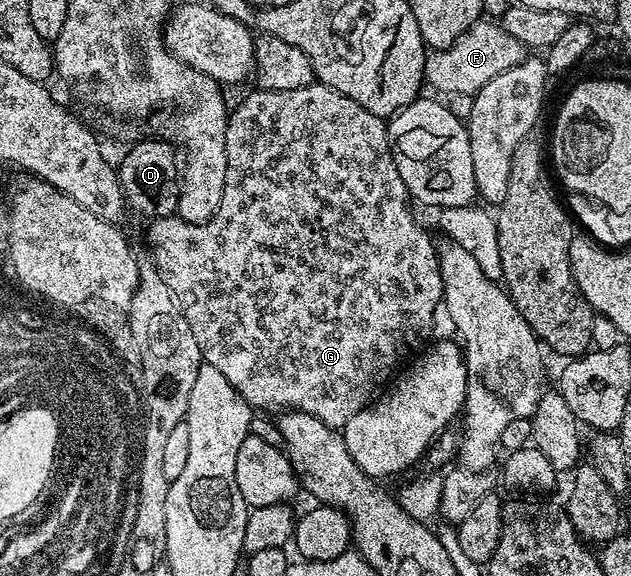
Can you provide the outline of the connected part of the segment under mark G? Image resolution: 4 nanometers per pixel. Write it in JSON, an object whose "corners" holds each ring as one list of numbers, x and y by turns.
{"corners":[[314,82,314,83,311,83,311,84,308,84,308,85,307,85,307,86,303,86,303,87,302,87,302,88,300,88,300,89,299,89,299,90,267,90,267,89,266,89,266,88,261,88,261,89,260,89,260,90,256,90,256,91,257,91,257,92,253,92,253,93,251,93,251,94,250,94,250,96,245,96,245,97,243,97,243,98,242,98,242,100,241,100,241,101,239,101,239,102,238,102,238,104,237,104,237,109,235,109,235,110,234,110,234,109,232,109,232,111,230,111,230,112,229,112,229,125,228,125,228,126,227,126,227,127,225,127,225,149,226,149,226,150,227,150,227,178,226,178,226,179,225,179,225,185,224,185,224,186,223,186,223,198,222,198,222,199,221,199,221,201,220,201,220,202,219,202,219,210,215,210,215,214,214,214,214,215,213,215,213,216,212,216,212,218,211,218,211,219,209,219,209,221,208,221,208,222,207,222,207,223,206,223,206,224,192,224,192,223,191,223,191,222,187,222,187,221,186,221,186,220,182,220,182,219,178,219,178,220,177,220,177,221,176,221,176,223,177,223,177,233,175,233,175,234,174,234,174,236,173,236,173,240,174,240,174,242,175,242,175,243,177,243,177,244,189,244,189,252,180,252,180,250,179,250,179,249,177,249,177,248,169,248,169,247,171,247,171,246,172,246,172,244,173,244,173,240,172,240,172,238,171,238,171,237,169,237,169,232,168,232,168,228,169,228,169,227,171,227,171,226,172,226,172,224,173,224,173,222,175,222,175,220,174,220,174,217,173,217,173,216,159,216,159,217,156,217,156,219,154,219,154,220,153,220,153,221,152,221,152,223,150,223,150,224,153,224,153,225,151,225,151,226,150,226,150,228,149,228,149,252,150,252,150,253,149,253,149,252,148,252,148,255,149,255,149,256,150,256,150,257,151,257,151,259,152,259,152,261,153,261,153,265,154,265,154,266,156,266,156,267,157,267,157,269,158,269,158,270,159,270,159,274,163,274,163,282,167,282,167,286,171,286,171,294,175,294,175,298,176,298,176,299,177,299,177,305,178,305,178,306,180,306,180,307,181,307,181,308,184,308,184,309,188,309,188,308,189,308,189,307,190,307,190,305,189,305,189,304,201,304,201,312,192,312,192,310,189,310,189,311,186,311,186,313,185,313,185,317,186,317,186,318,187,318,187,326,191,326,191,334,195,334,195,342,199,342,199,350,200,350,200,351,201,351,201,359,202,359,202,361,204,361,204,363,207,363,207,364,210,364,210,365,211,365,211,366,215,366,215,370,219,370,219,374,223,374,223,378,227,378,227,382,228,382,228,383,229,383,229,385,230,385,230,386,232,386,232,387,233,387,233,388,234,388,234,389,235,389,235,390,236,390,236,391,237,391,237,393,238,393,238,394,240,394,240,396,242,396,242,398,243,398,243,399,244,399,244,400,246,400,246,402,248,402,248,404,249,404,249,407,250,407,250,408,252,408,252,409,254,409,254,410,264,410,264,411,265,411,265,412,266,412,266,413,269,413,269,414,277,414,277,413,280,413,280,412,281,412,281,411,282,411,282,410,292,410,292,411,294,411,294,412,302,412,302,413,303,413,303,414,309,414,309,415,311,415,311,416,314,416,314,417,315,417,315,418,317,418,317,419,318,419,318,420,319,420,319,422,323,422,323,423,324,423,324,424,325,424,325,425,326,425,326,426,327,426,327,427,328,427,328,428,335,428,335,429,338,429,338,430,341,430,341,429,344,429,344,426,345,426,345,424,346,424,346,423,347,423,347,422,351,422,351,418,355,418,355,414,359,414,359,410,363,410,363,409,364,409,364,408,368,408,368,407,369,407,369,405,370,405,370,404,372,404,372,403,373,403,373,401,374,401,374,399,375,399,375,397,376,397,376,396,377,396,377,395,378,395,378,393,380,393,380,392,377,392,377,391,379,391,379,390,380,390,380,388,381,388,381,387,383,387,383,388,382,388,382,389,384,389,384,388,385,388,385,387,386,387,386,385,388,385,388,384,389,384,389,383,390,383,390,380,391,380,391,377,392,377,392,376,393,376,393,375,394,375,394,373,396,373,396,372,397,372,397,371,398,371,398,368,397,368,397,364,401,364,401,363,402,363,402,364,401,364,401,365,404,365,404,364,405,364,405,363,406,363,406,361,408,361,408,360,409,360,409,359,410,359,410,358,413,358,413,357,416,357,416,356,417,356,417,355,418,355,418,353,420,353,420,352,421,352,421,351,422,351,422,349,424,349,424,348,425,348,425,347,426,347,426,344,427,344,427,341,428,341,428,340,429,340,429,339,430,339,430,337,429,337,429,338,428,338,428,336,429,336,429,335,431,335,431,334,432,334,432,332,433,332,433,319,435,319,435,318,436,318,436,316,437,316,437,308,438,308,438,312,439,312,439,309,440,309,440,308,441,308,441,307,442,307,442,304,443,304,443,293,444,293,444,291,445,291,445,287,444,287,444,286,443,286,443,282,442,282,442,281,441,281,441,271,440,271,440,270,439,270,439,262,438,262,438,261,437,261,437,244,436,244,436,243,435,243,435,240,432,240,432,238,431,238,431,237,429,237,429,236,428,236,428,234,427,234,427,233,425,233,425,228,424,228,424,226,423,226,423,225,421,225,421,224,420,224,420,222,419,222,419,221,417,221,417,220,416,220,416,218,415,218,415,217,413,217,413,212,412,212,412,210,411,210,411,209,409,209,409,204,410,204,410,205,411,205,411,197,410,197,410,194,409,194,409,191,407,191,407,190,406,190,406,188,405,188,405,183,404,183,404,182,403,182,403,178,399,178,399,170,398,170,398,169,397,169,397,167,396,167,396,166,395,166,395,158,394,158,394,157,393,157,393,151,392,151,392,150,391,150,391,146,390,146,390,145,389,145,389,130,388,130,388,127,387,127,387,124,386,124,386,121,385,121,385,120,384,120,384,119,382,119,382,117,380,117,380,116,376,116,376,115,375,115,375,114,371,114,371,110,363,110,363,106,359,106,359,102,351,102,351,98,347,98,347,97,346,97,346,96,344,96,344,95,343,95,343,94,339,94,339,93,338,93,338,92,336,92,336,91,335,91,335,90,331,90,331,89,330,89,330,88,328,88,328,87,327,87,327,86,326,86,326,85,325,85,325,84,323,84,323,83,320,83,320,82]]}

